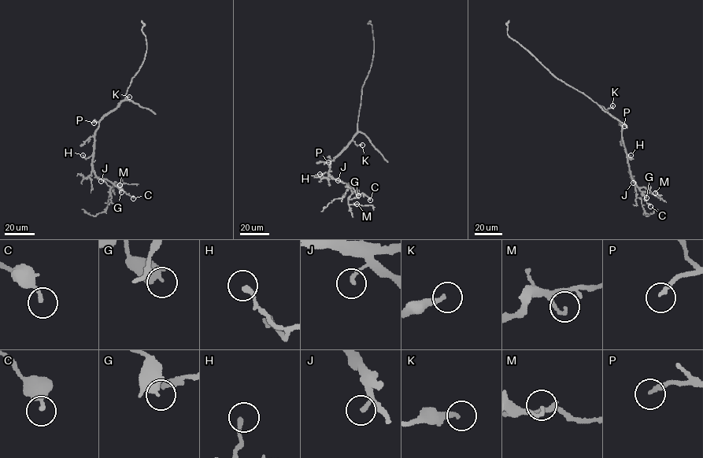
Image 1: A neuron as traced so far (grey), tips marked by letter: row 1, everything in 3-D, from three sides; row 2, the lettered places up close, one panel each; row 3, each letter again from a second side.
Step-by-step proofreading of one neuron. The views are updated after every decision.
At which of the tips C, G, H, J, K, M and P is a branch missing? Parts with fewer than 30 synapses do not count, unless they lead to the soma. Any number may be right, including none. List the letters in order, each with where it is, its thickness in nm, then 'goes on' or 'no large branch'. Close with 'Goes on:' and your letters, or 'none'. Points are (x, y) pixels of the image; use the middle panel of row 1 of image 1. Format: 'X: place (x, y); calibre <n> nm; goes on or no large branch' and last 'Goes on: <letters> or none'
C: place (370, 200); calibre 170 nm; no large branch
G: place (358, 195); calibre 320 nm; no large branch
H: place (320, 174); calibre 220 nm; no large branch
J: place (338, 180); calibre 170 nm; no large branch
K: place (362, 145); calibre 240 nm; no large branch
M: place (357, 204); calibre 150 nm; no large branch
P: place (328, 162); calibre 190 nm; no large branch
Goes on: none

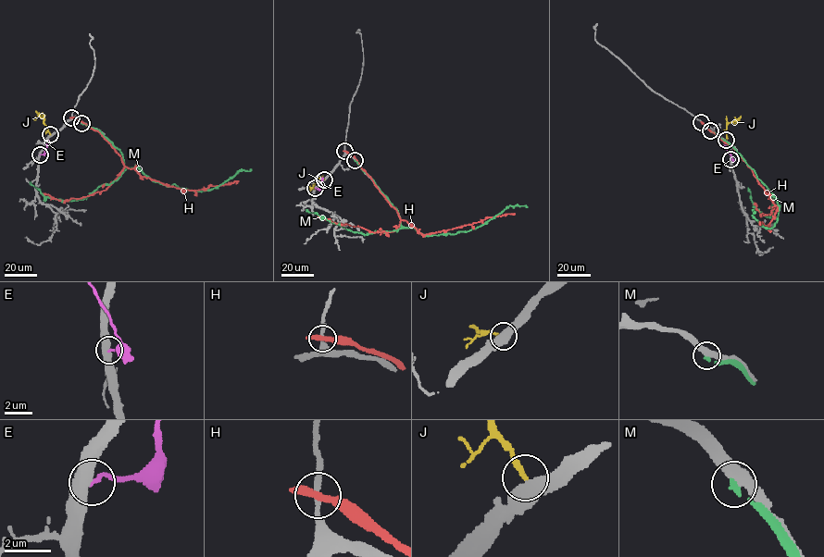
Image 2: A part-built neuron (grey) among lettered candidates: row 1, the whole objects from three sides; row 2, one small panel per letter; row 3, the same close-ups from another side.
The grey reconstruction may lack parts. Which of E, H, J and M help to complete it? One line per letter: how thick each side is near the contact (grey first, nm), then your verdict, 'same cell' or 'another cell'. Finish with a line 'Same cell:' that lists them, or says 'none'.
E: 500/180 nm | another cell
H: 180/400 nm | another cell
J: 440/240 nm | same cell
M: 360/200 nm | another cell
Same cell: J

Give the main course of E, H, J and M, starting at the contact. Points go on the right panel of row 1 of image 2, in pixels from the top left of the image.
E: (730, 159), (724, 144)
H: (701, 122), (731, 146), (778, 206), (767, 226), (759, 222)
J: (726, 140), (726, 125), (732, 122)
M: (710, 130), (738, 153), (772, 193), (779, 205), (777, 220), (770, 228), (762, 226), (752, 216), (755, 212)

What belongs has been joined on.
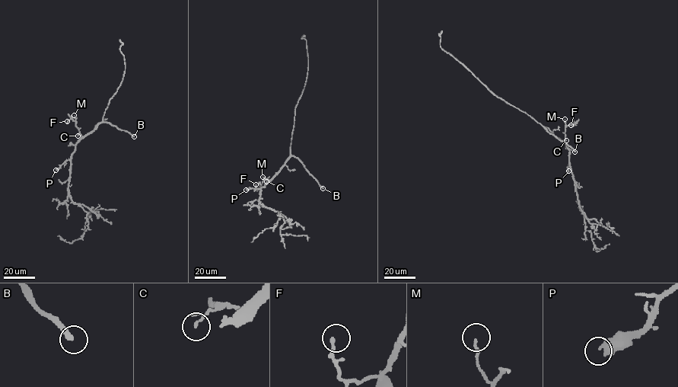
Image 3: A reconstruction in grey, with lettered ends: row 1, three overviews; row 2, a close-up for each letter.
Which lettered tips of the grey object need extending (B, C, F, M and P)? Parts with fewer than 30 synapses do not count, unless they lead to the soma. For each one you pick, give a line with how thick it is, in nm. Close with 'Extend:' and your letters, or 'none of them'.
B: Thickness 280 nm
P: Thickness 500 nm
Extend: B, P

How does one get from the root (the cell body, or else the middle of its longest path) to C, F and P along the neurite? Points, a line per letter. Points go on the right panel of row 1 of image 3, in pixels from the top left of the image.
C: (555, 135), (563, 141), (566, 140)
F: (555, 135), (564, 142), (564, 127), (571, 125)
P: (555, 135), (569, 149), (568, 171)

